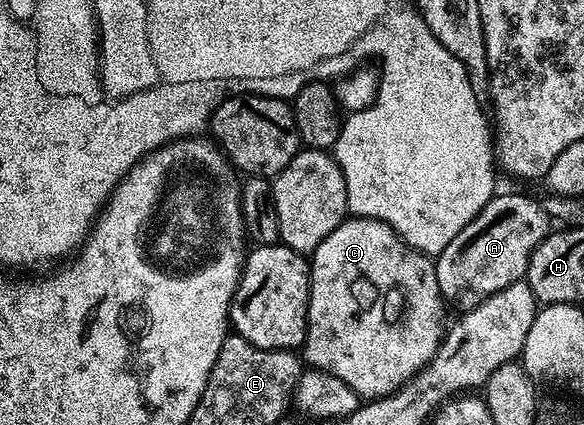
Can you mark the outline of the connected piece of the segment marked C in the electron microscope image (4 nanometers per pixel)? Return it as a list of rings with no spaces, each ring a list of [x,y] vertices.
[[[350,216],[342,221],[319,247],[311,254],[311,264],[309,266],[309,326],[305,329],[305,343],[303,346],[304,360],[309,363],[319,363],[320,368],[327,369],[334,373],[347,387],[351,387],[361,399],[376,399],[378,397],[388,397],[390,393],[401,388],[408,383],[418,371],[429,363],[435,355],[435,351],[441,346],[443,336],[443,325],[441,320],[445,317],[446,302],[443,300],[437,282],[437,267],[434,258],[427,253],[421,253],[418,249],[402,241],[401,236],[392,229],[390,225],[383,221],[377,221],[374,217]]]

